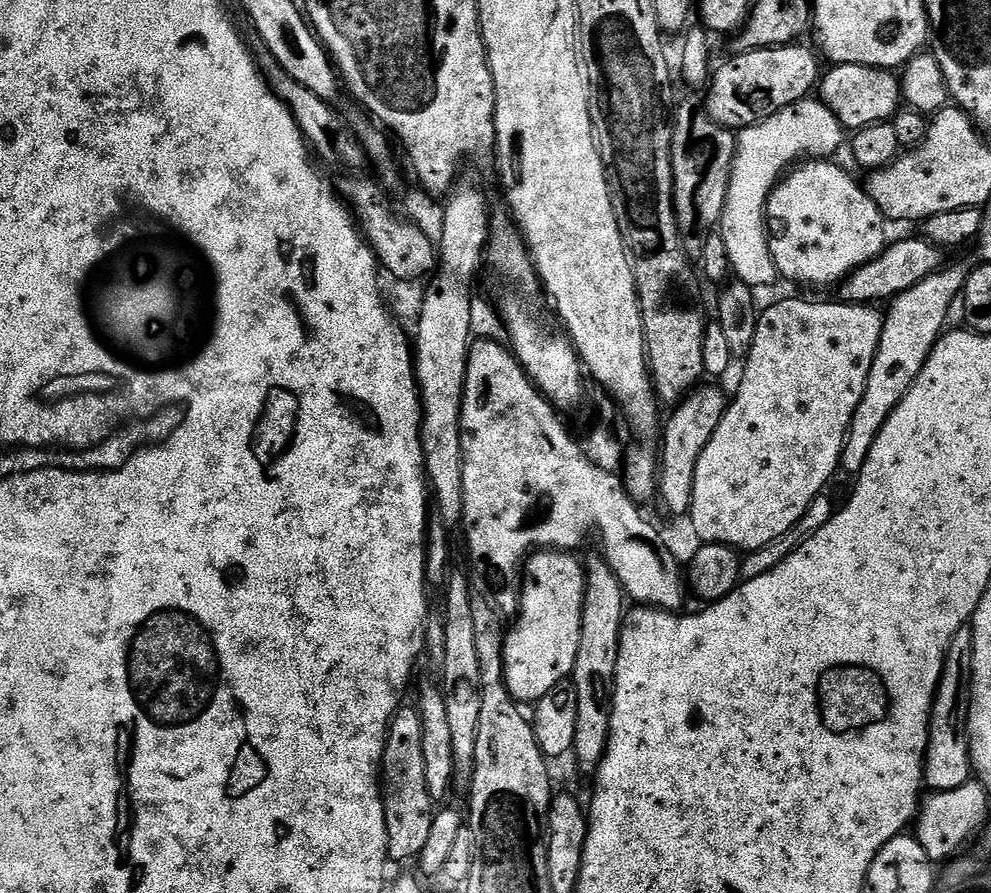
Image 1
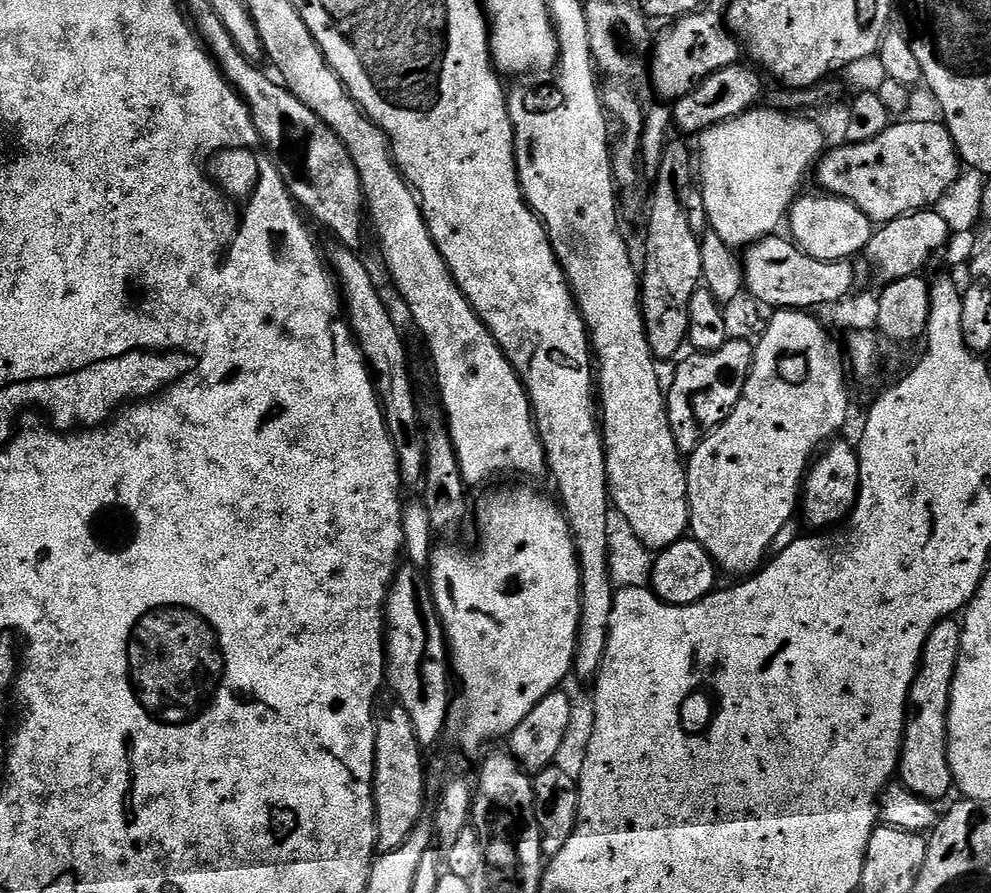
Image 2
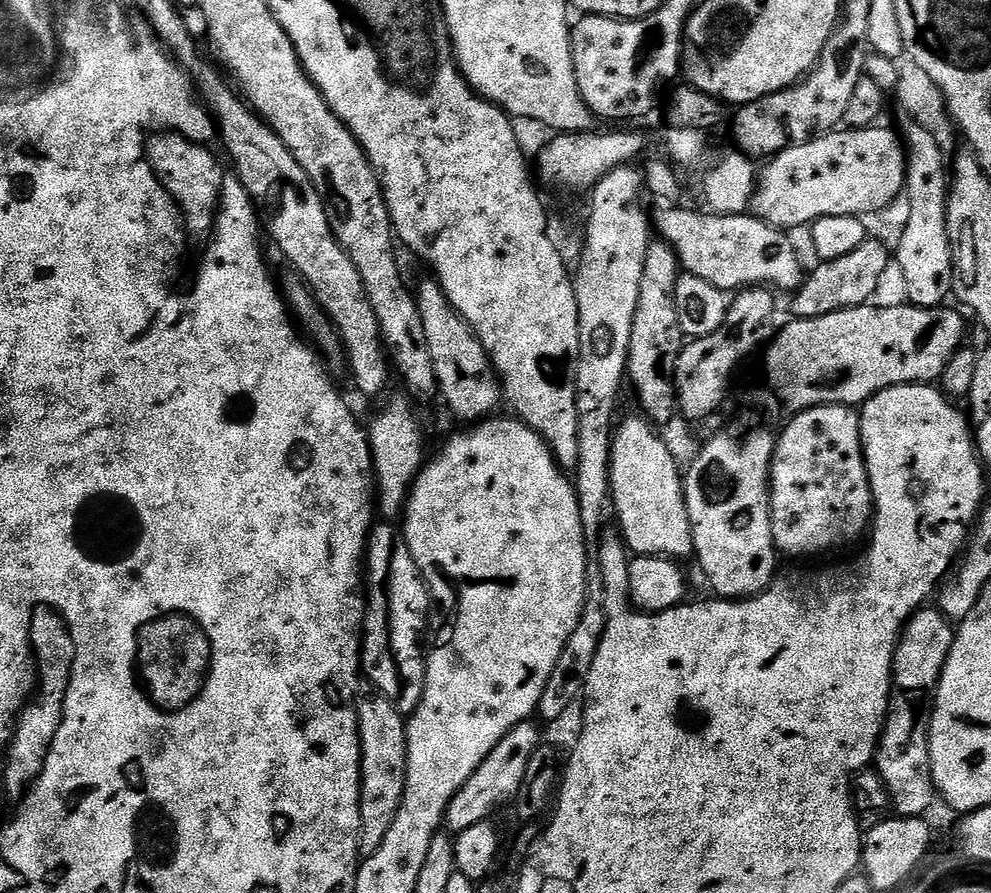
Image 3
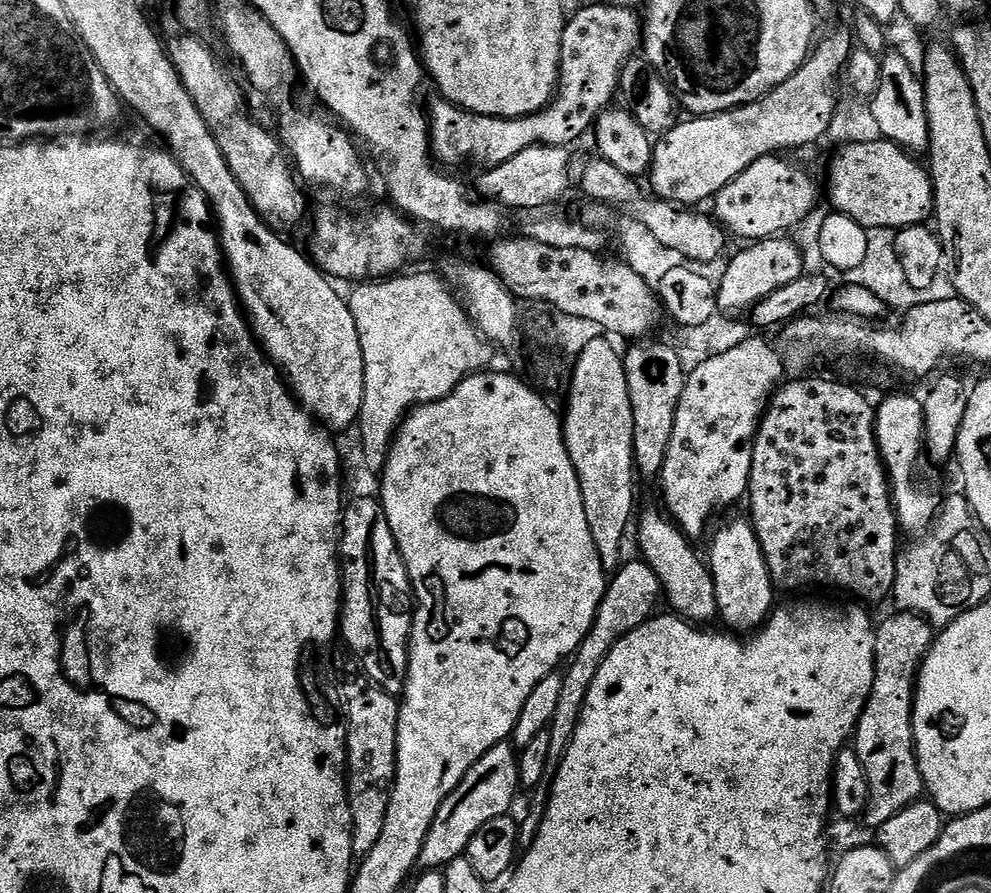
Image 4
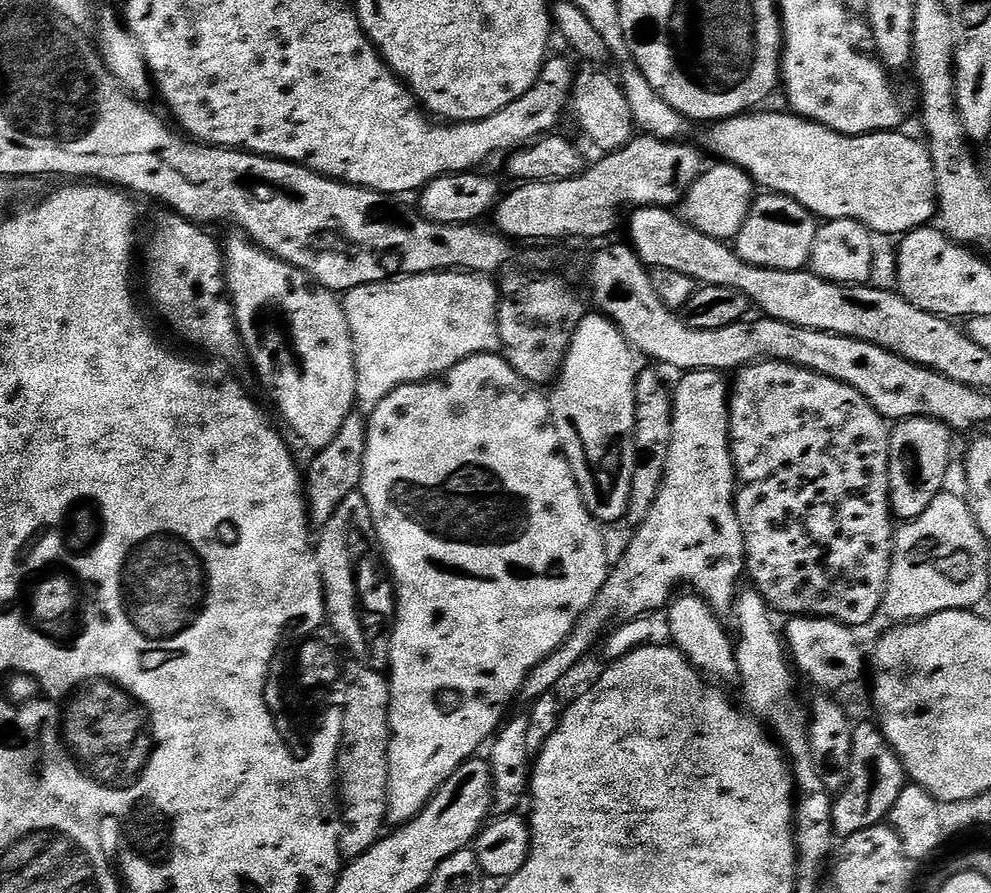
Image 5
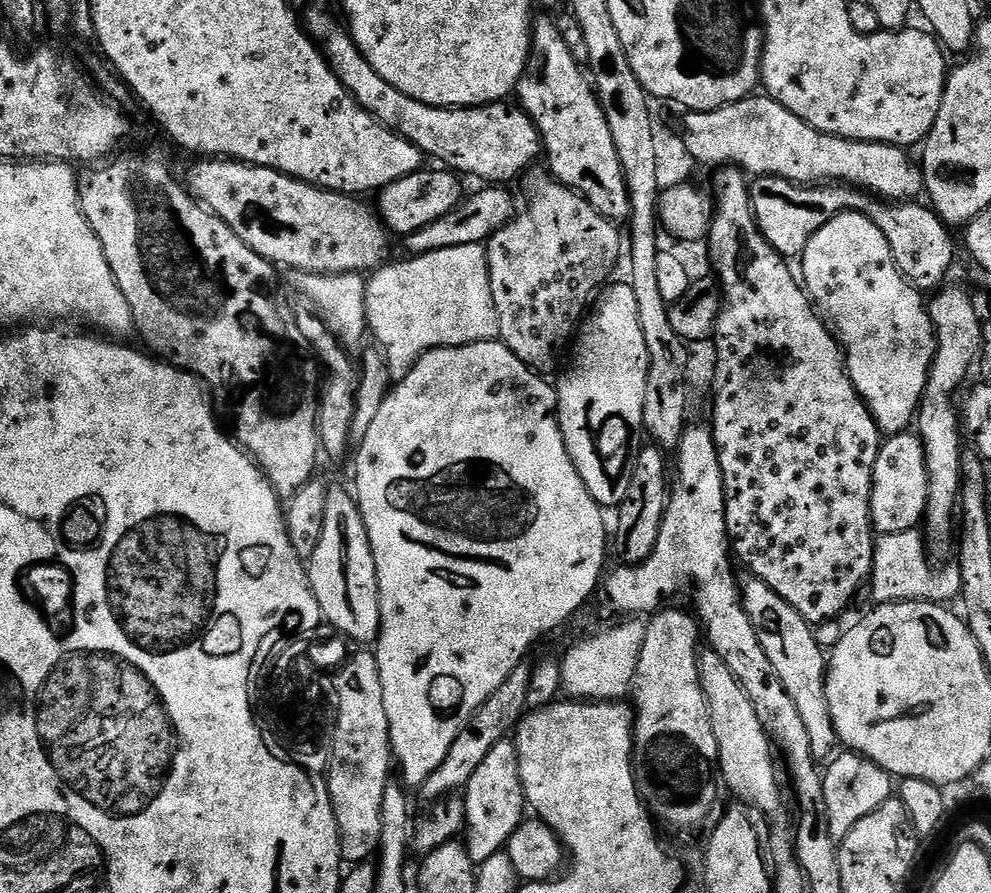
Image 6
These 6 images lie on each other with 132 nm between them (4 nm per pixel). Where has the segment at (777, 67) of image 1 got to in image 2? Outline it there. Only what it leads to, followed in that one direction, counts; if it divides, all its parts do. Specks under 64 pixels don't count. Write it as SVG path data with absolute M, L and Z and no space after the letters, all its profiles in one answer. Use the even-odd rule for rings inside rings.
M738 63L718 70L706 77L693 92L688 92L681 96L679 100L671 105L672 124L676 128L677 126L680 127L684 132L699 134L710 126L718 126L730 118L740 116L744 112L749 112L752 108L757 107L765 95L765 77L755 67L744 67L743 63ZM760 95L762 95L761 100Z

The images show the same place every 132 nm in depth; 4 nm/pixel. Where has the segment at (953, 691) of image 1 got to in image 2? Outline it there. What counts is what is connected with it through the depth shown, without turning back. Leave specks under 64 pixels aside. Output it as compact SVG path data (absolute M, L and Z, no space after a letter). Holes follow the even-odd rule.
M952 618L940 620L926 638L920 668L908 695L909 717L904 726L898 780L914 794L933 802L947 801L948 791L954 788L948 757L948 707L961 646L961 625Z

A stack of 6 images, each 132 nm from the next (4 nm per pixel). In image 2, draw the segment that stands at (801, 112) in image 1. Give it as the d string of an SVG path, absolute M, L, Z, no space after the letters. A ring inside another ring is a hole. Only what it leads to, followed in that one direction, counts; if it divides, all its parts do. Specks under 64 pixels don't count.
M757 106L740 116L730 118L718 126L710 126L699 133L700 181L698 187L705 200L708 226L722 242L733 250L743 249L758 242L763 236L773 235L785 223L793 204L801 195L804 179L809 179L819 159L826 151L824 132L804 114L775 112L767 106Z

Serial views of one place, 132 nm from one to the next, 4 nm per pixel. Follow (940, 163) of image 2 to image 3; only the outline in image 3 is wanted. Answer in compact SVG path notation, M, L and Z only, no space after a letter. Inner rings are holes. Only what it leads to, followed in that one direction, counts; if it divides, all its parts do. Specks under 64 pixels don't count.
M844 128L817 135L802 146L777 152L759 173L756 192L752 195L751 215L781 230L804 228L831 216L861 216L882 210L905 191L908 178L908 157L901 137L888 128Z

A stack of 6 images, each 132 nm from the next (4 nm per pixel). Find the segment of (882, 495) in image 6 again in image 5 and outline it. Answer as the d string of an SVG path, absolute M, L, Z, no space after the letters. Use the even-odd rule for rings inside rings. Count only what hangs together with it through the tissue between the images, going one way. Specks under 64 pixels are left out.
M915 416L909 420L899 421L890 432L890 502L892 514L897 521L907 522L916 520L938 494L945 491L948 480L948 471L952 468L952 436L953 429L940 420Z

